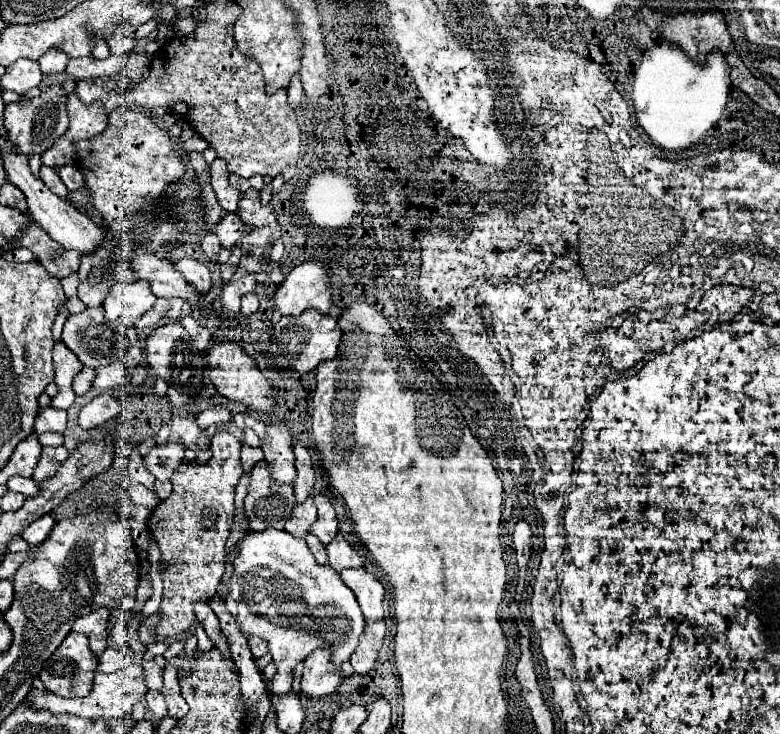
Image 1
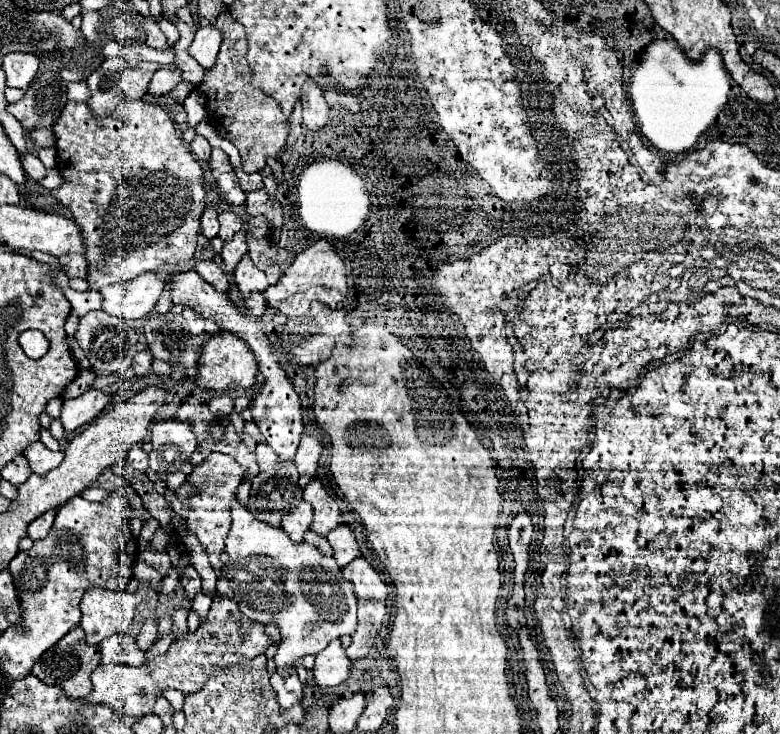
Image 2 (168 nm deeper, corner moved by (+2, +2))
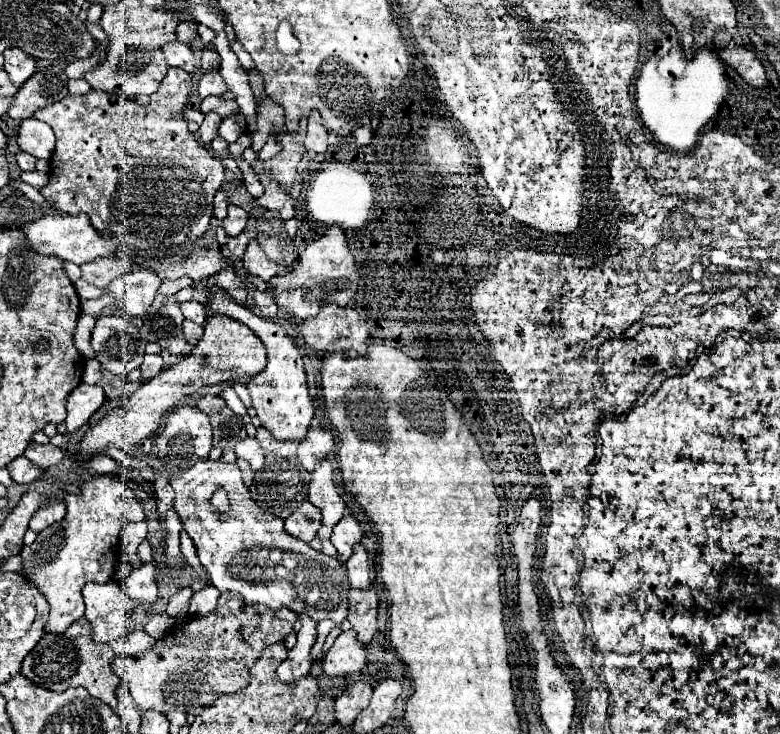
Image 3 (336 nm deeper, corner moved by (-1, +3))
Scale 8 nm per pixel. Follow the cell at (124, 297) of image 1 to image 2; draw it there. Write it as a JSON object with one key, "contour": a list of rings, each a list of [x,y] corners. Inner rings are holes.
{"contour":[[[143,273],[131,281],[103,287],[103,311],[125,321],[137,321],[155,309],[163,287],[163,277],[155,273]]]}

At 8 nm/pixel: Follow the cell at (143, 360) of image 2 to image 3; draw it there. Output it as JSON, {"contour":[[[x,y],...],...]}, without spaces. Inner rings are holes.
{"contour":[[[146,354],[140,368],[142,368],[142,382],[148,382],[164,368],[164,360],[160,354]]]}

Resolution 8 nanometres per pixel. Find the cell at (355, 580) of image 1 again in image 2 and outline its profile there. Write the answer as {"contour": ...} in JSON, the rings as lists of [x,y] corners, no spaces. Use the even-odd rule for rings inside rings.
{"contour":[[[355,559],[347,567],[341,569],[343,577],[353,583],[353,591],[357,599],[367,601],[385,601],[389,597],[389,583],[381,579],[381,575],[363,559]]]}

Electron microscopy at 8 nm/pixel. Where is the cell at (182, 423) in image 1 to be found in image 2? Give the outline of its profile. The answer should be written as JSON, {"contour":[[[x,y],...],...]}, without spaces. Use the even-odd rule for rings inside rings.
{"contour":[[[183,403],[177,409],[175,419],[185,421],[193,427],[193,433],[197,437],[197,449],[229,453],[237,460],[247,473],[243,480],[252,481],[258,474],[259,467],[255,455],[249,453],[237,437],[233,425],[229,423],[229,415],[209,411],[205,403]]]}

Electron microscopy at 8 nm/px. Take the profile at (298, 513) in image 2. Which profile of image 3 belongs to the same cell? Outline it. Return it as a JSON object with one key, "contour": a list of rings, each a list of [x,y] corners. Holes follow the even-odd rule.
{"contour":[[[308,500],[302,502],[286,520],[286,532],[302,542],[310,542],[322,522],[322,514],[320,510],[316,510],[316,506],[312,506]]]}

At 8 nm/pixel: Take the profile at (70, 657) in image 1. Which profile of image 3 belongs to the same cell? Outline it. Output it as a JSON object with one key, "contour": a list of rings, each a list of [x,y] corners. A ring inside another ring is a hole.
{"contour":[[[86,618],[76,620],[68,630],[62,634],[44,634],[36,648],[24,658],[20,674],[26,676],[36,686],[42,686],[46,690],[64,692],[66,688],[82,686],[90,692],[90,696],[100,698],[102,702],[116,708],[116,696],[114,690],[118,686],[118,678],[112,672],[112,660],[116,658],[110,644],[96,644],[92,640],[92,628]]]}

